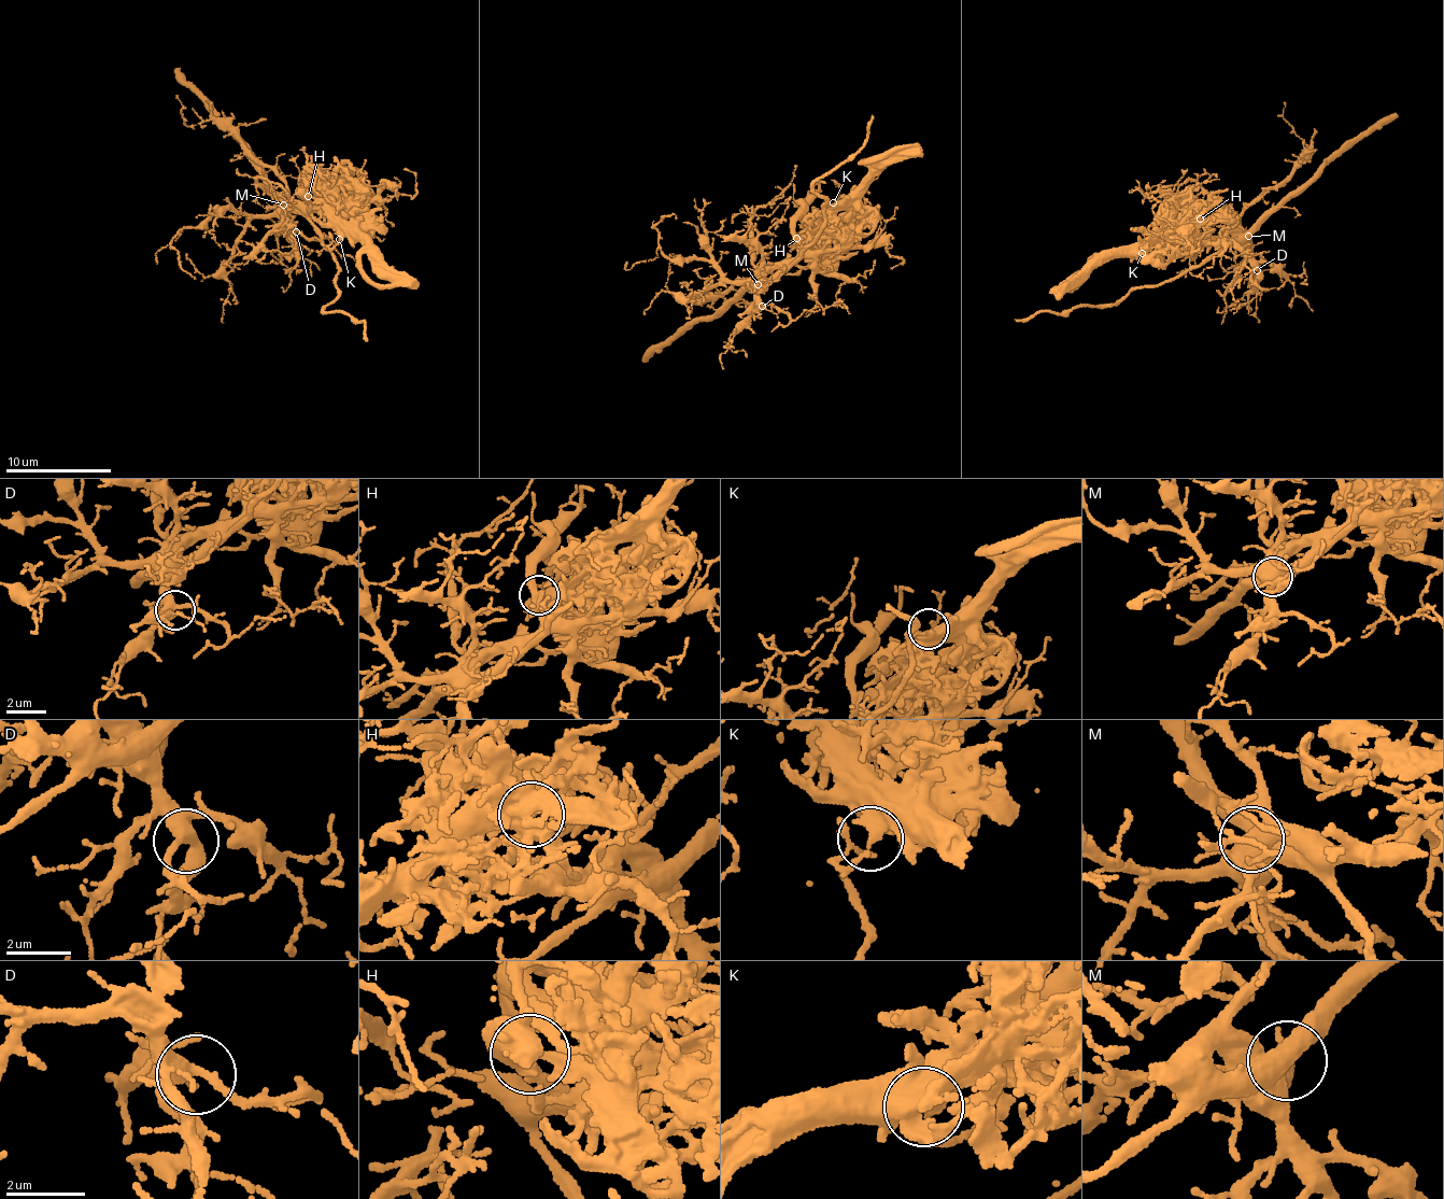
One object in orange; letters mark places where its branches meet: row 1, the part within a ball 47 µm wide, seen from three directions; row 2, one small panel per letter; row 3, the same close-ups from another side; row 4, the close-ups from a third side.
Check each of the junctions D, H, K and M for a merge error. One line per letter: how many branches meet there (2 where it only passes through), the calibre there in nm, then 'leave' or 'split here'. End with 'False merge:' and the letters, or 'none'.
D: branches 5; calibre 340 nm; leave
H: branches 3; calibre 240 nm; split here
K: branches 2; calibre 400 nm; leave
M: branches 4; calibre 500 nm; leave
False merge: H

